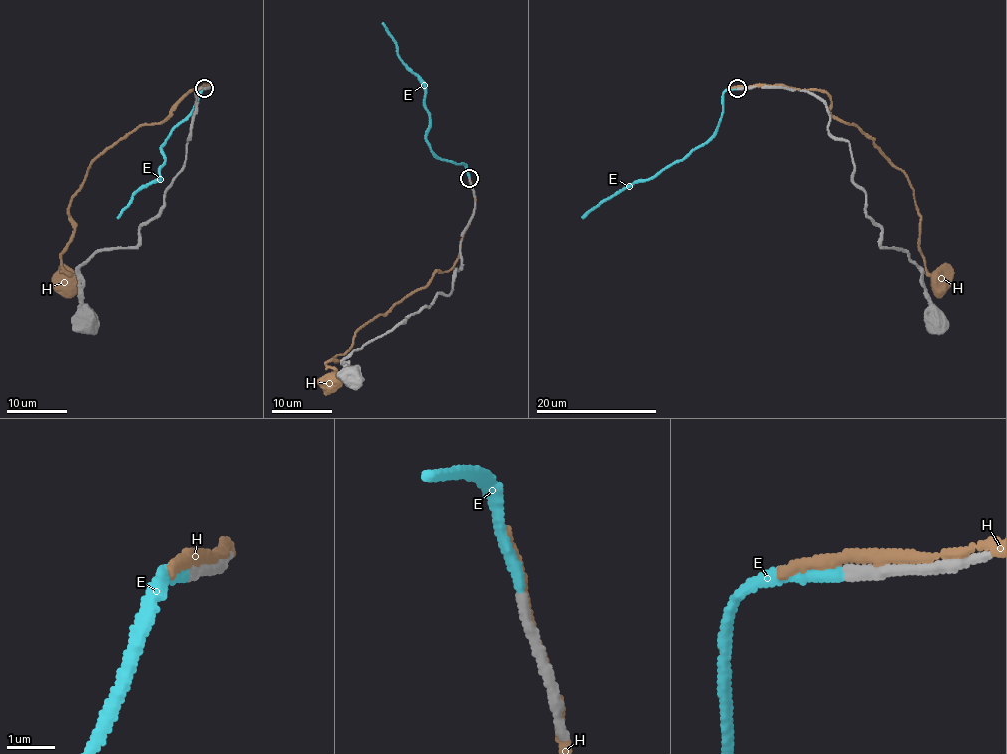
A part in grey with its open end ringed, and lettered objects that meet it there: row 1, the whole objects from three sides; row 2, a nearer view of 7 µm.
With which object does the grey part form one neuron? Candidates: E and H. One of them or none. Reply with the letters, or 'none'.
E

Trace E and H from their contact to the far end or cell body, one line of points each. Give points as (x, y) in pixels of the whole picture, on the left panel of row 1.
E: (204, 88), (190, 112), (161, 145), (165, 162), (160, 166), (158, 180), (143, 186), (116, 218)
H: (207, 87), (189, 93), (160, 124), (140, 124), (89, 166), (68, 209), (74, 236), (61, 258), (65, 278)

